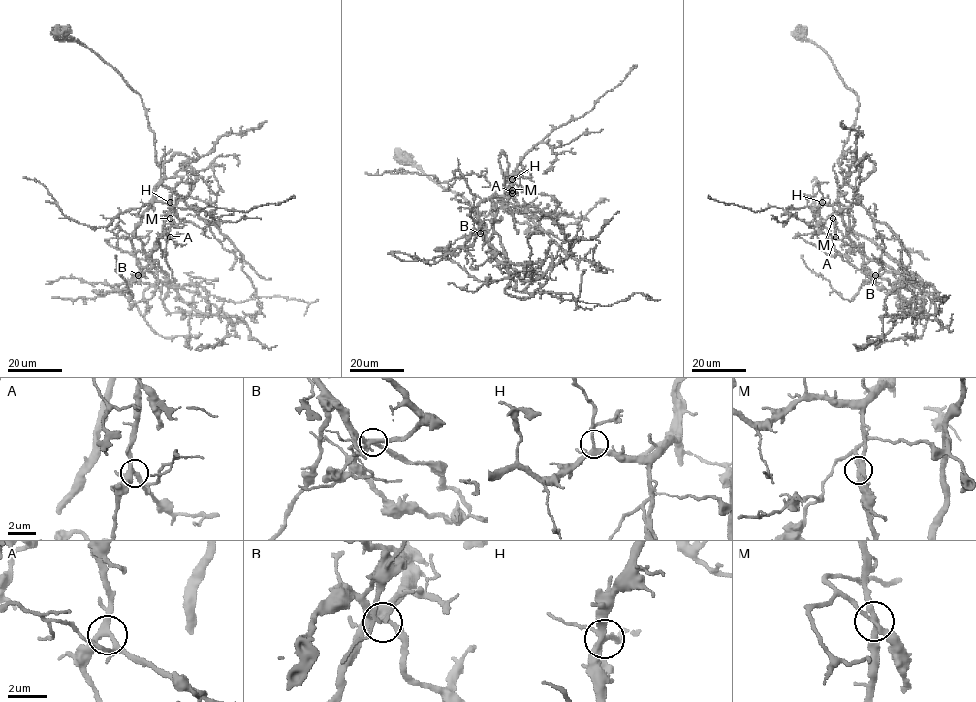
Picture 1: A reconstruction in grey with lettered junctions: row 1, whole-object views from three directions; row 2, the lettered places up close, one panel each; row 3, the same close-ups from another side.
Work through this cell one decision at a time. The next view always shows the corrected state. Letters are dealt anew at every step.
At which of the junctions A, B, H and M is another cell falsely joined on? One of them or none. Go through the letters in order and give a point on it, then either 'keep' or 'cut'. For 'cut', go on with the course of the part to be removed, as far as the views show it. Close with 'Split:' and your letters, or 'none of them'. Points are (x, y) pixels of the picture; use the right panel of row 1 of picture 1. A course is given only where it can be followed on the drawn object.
A: at (835, 237); keep
B: at (875, 275); keep
H: at (822, 202); keep
M: at (833, 218); keep
Split: none of them

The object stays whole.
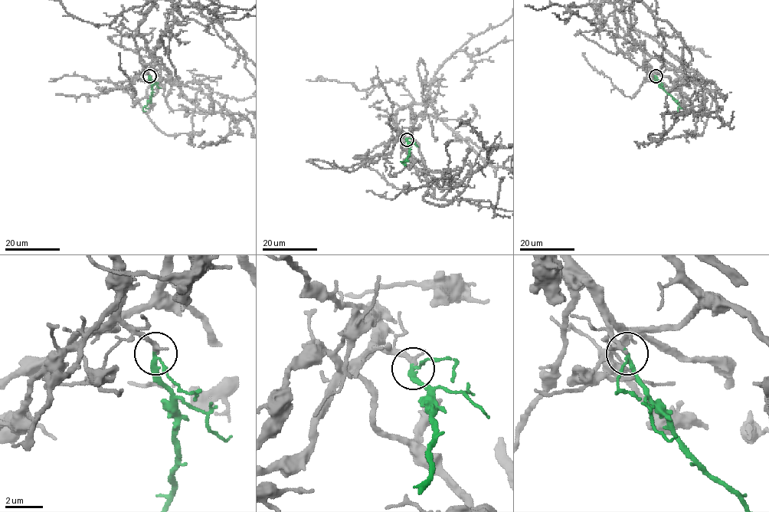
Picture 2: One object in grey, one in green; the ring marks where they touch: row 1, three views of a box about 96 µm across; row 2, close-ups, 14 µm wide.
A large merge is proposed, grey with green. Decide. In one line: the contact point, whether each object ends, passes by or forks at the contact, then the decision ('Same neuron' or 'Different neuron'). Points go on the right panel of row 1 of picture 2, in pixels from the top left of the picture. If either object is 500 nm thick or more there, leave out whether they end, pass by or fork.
Place: (656, 76). At the ring grey ends. At the ring green passes by. Same neuron

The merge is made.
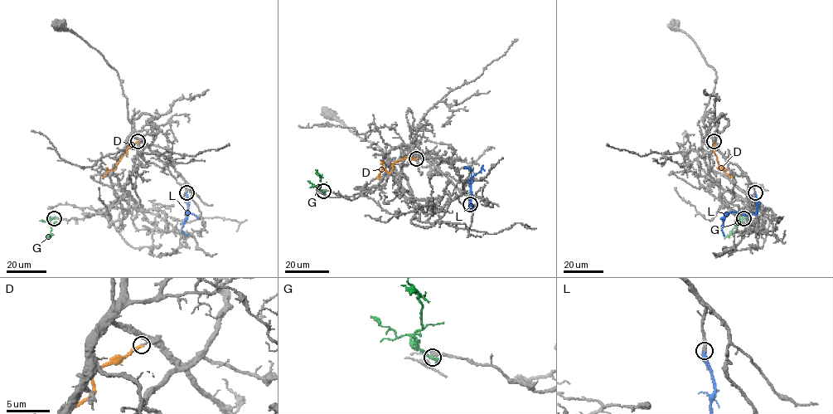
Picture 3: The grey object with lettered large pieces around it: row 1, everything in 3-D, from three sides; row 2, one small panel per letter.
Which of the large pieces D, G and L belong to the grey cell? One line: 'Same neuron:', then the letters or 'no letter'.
Same neuron: L

